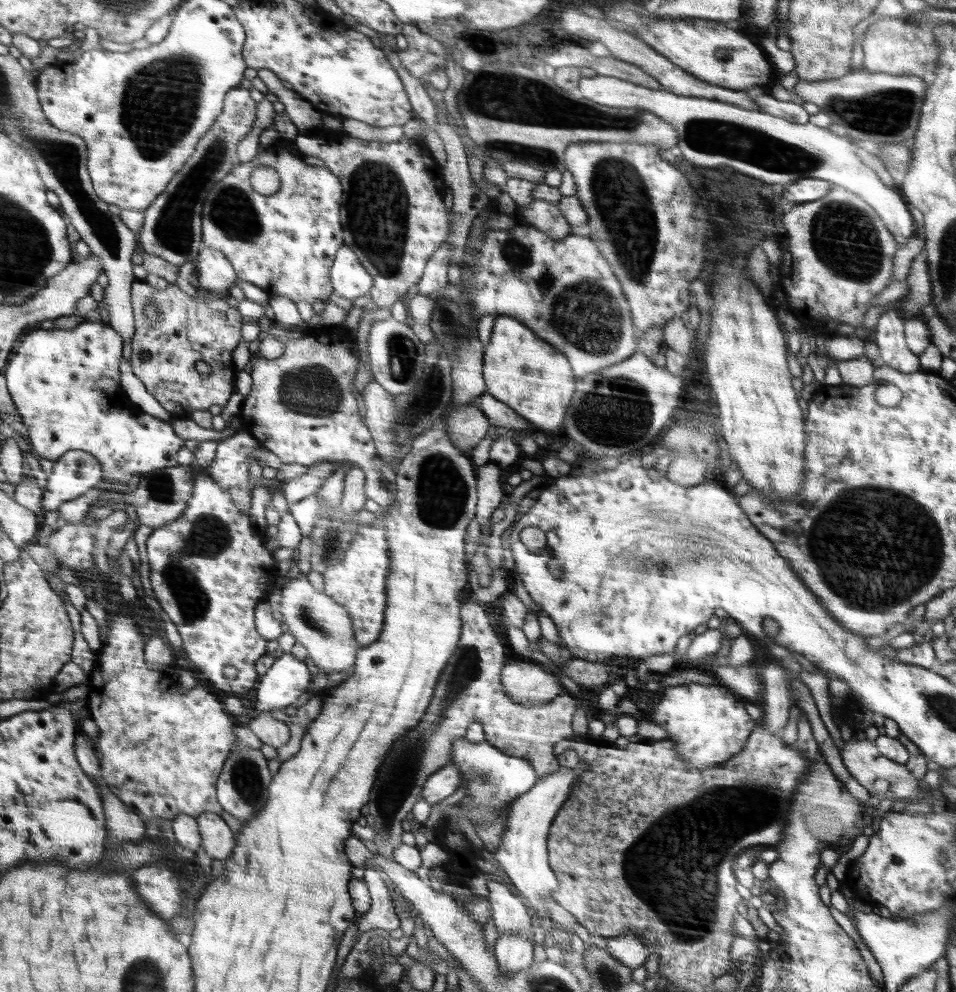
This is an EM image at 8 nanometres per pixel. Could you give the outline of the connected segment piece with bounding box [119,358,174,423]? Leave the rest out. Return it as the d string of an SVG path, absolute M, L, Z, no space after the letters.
M122 358L119 361L119 370L122 374L122 388L128 394L128 400L137 409L142 409L146 414L171 423L174 416L164 410L154 399L154 396L150 392L147 392L144 384L134 375L134 372L131 370L131 365L127 360Z

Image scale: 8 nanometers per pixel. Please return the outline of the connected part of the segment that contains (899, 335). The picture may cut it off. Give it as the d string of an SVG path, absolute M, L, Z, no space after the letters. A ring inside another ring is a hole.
M897 309L883 312L874 327L876 344L884 365L898 372L908 374L921 369L919 355L914 354L905 341L905 319Z

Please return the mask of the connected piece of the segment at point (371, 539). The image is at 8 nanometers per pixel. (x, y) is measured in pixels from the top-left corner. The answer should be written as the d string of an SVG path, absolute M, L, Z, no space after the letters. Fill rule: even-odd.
M382 520L374 524L360 525L354 532L343 559L323 573L323 590L332 600L342 604L352 616L356 616L356 632L360 632L360 648L371 645L380 636L384 624L386 606L386 579L390 559Z

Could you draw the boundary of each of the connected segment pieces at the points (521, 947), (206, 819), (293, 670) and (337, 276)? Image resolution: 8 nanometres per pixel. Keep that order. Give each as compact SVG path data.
M502 933L495 942L495 955L499 961L500 976L527 969L533 962L533 947L531 940L524 935L507 935Z
M202 814L195 818L201 834L201 852L213 859L225 860L231 856L236 838L220 815Z
M284 654L261 676L256 692L255 717L270 714L269 710L281 709L294 704L310 684L310 671L304 661Z
M347 244L340 247L335 256L331 279L335 293L353 302L365 300L374 286L374 277L364 268L354 249Z

